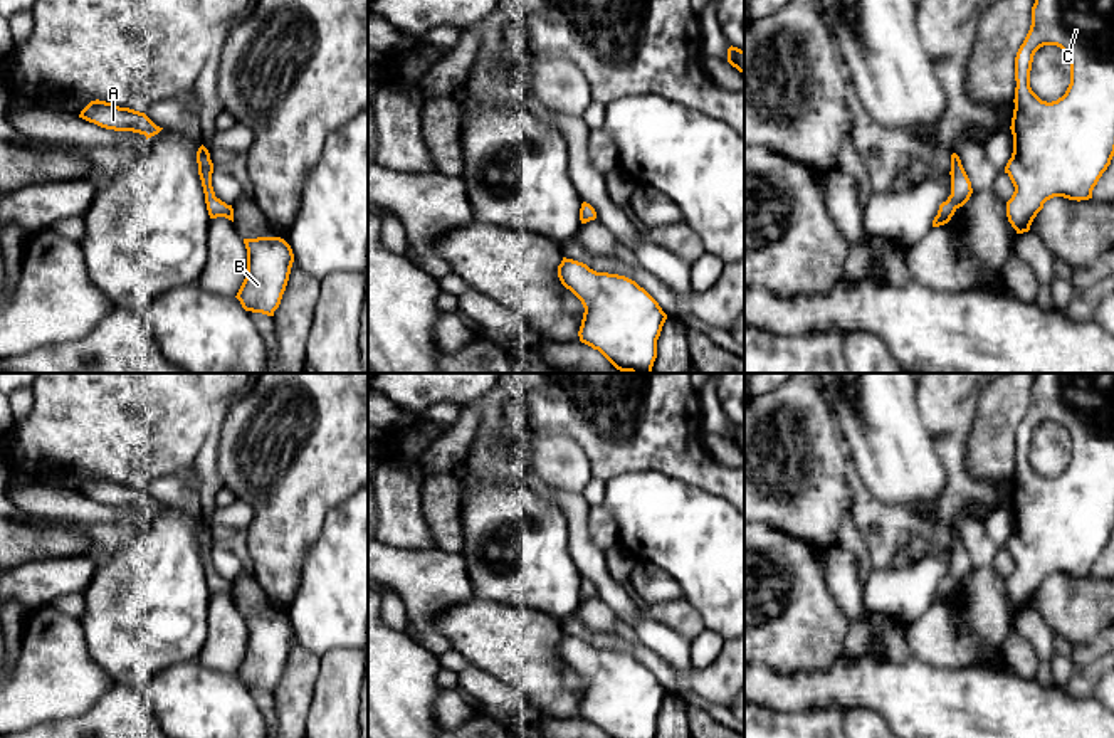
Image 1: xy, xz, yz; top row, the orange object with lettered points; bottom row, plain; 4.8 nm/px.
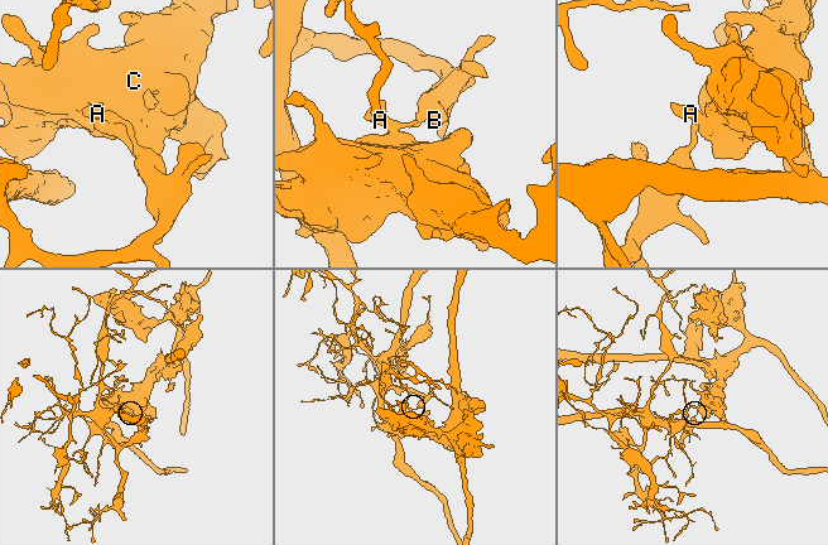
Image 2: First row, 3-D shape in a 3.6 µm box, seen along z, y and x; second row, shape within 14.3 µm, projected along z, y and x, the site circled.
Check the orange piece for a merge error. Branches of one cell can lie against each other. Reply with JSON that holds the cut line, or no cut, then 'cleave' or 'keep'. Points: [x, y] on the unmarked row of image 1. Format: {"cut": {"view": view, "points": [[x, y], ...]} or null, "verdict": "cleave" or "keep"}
{"cut": {"view": "yz", "points": [[951, 570], [958, 584]]}, "verdict": "cleave"}

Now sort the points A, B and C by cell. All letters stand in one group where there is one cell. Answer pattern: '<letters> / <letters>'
A C / B

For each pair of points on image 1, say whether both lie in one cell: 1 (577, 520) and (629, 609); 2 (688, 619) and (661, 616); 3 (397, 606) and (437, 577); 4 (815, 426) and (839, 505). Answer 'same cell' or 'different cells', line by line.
1: same cell
2: same cell
3: different cells
4: same cell

